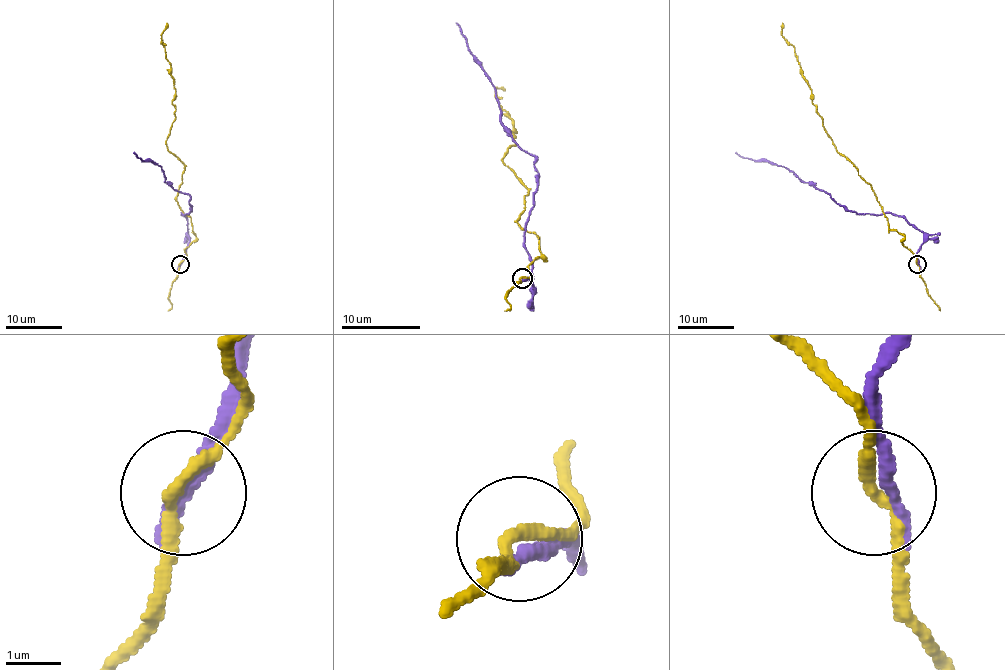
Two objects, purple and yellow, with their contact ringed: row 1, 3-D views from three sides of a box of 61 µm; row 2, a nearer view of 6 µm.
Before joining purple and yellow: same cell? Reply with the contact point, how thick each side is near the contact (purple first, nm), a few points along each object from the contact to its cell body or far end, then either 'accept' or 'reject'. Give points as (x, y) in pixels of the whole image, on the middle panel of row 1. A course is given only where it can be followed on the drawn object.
(522, 278) | 240/200 nm | purple via (522, 279), (528, 277), (534, 287), (524, 230), (536, 189), (536, 157), (502, 124), (495, 86), (455, 23) | yellow via (522, 277), (544, 260), (538, 238), (516, 222), (528, 191), (502, 161), (514, 143), (497, 88), (504, 88) | reject

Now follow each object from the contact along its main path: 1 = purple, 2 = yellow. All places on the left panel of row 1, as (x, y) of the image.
1: (180, 264), (189, 241), (187, 220), (182, 213), (190, 211), (190, 197), (166, 183), (161, 166), (132, 152)
2: (180, 264), (196, 236), (176, 200), (184, 166), (166, 145), (175, 116), (175, 82), (162, 35), (168, 23)

